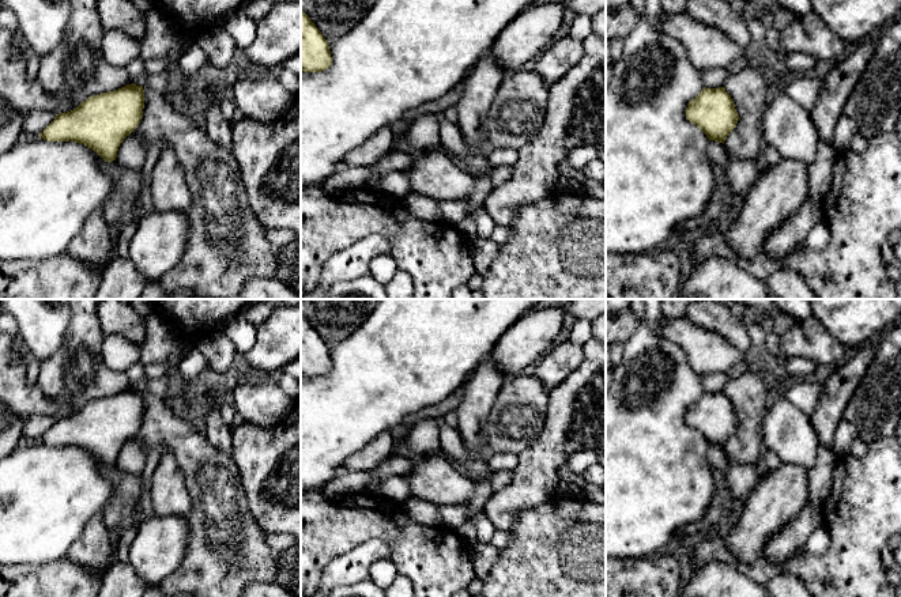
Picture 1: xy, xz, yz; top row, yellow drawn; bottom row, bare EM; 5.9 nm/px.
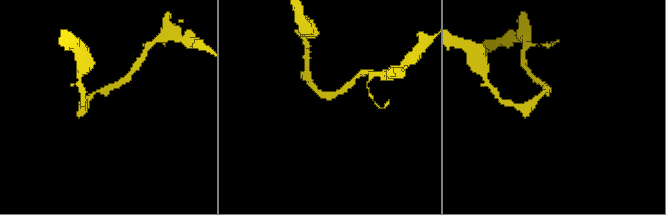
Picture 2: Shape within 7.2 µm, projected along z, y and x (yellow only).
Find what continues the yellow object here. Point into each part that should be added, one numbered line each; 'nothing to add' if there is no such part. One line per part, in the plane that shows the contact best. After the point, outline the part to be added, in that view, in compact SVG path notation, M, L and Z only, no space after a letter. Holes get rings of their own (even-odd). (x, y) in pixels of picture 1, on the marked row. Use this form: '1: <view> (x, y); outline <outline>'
nothing to add

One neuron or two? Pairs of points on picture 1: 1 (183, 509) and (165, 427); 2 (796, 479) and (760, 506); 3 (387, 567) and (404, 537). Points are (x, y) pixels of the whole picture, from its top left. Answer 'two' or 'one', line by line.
1: two
2: one
3: two

